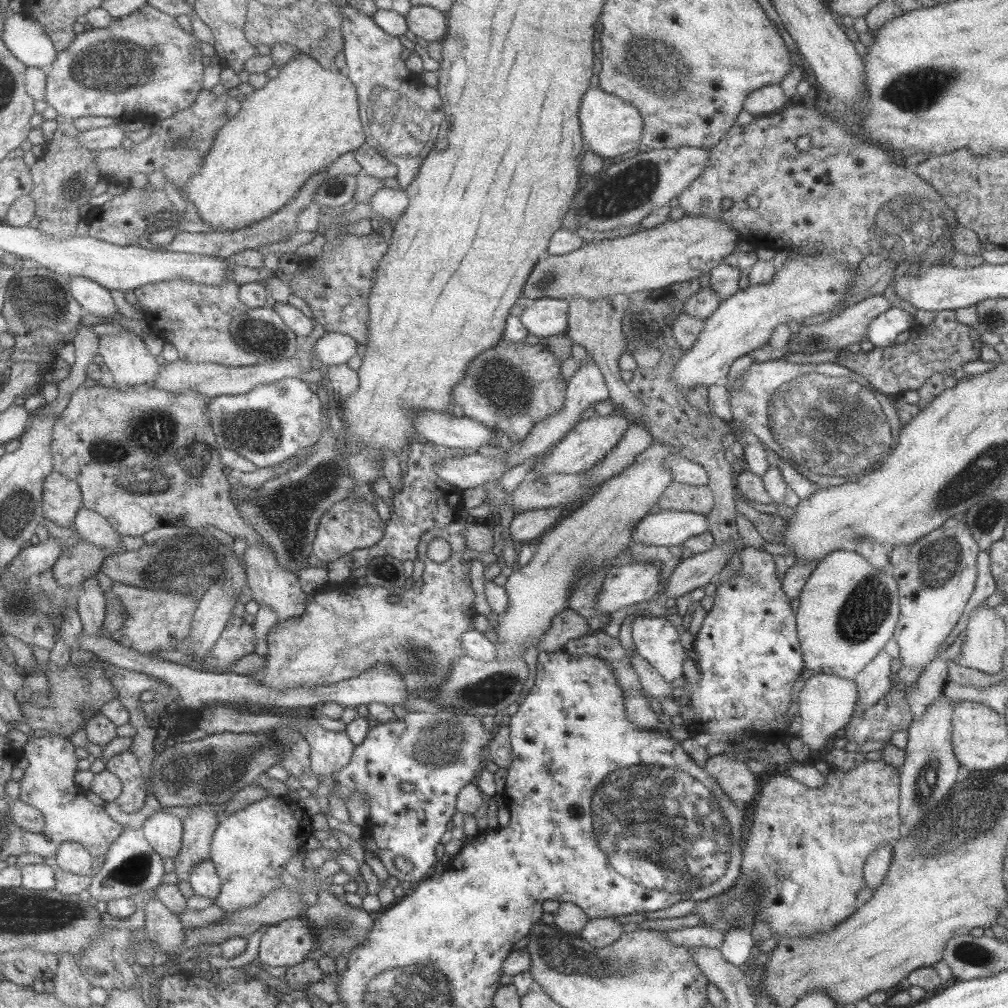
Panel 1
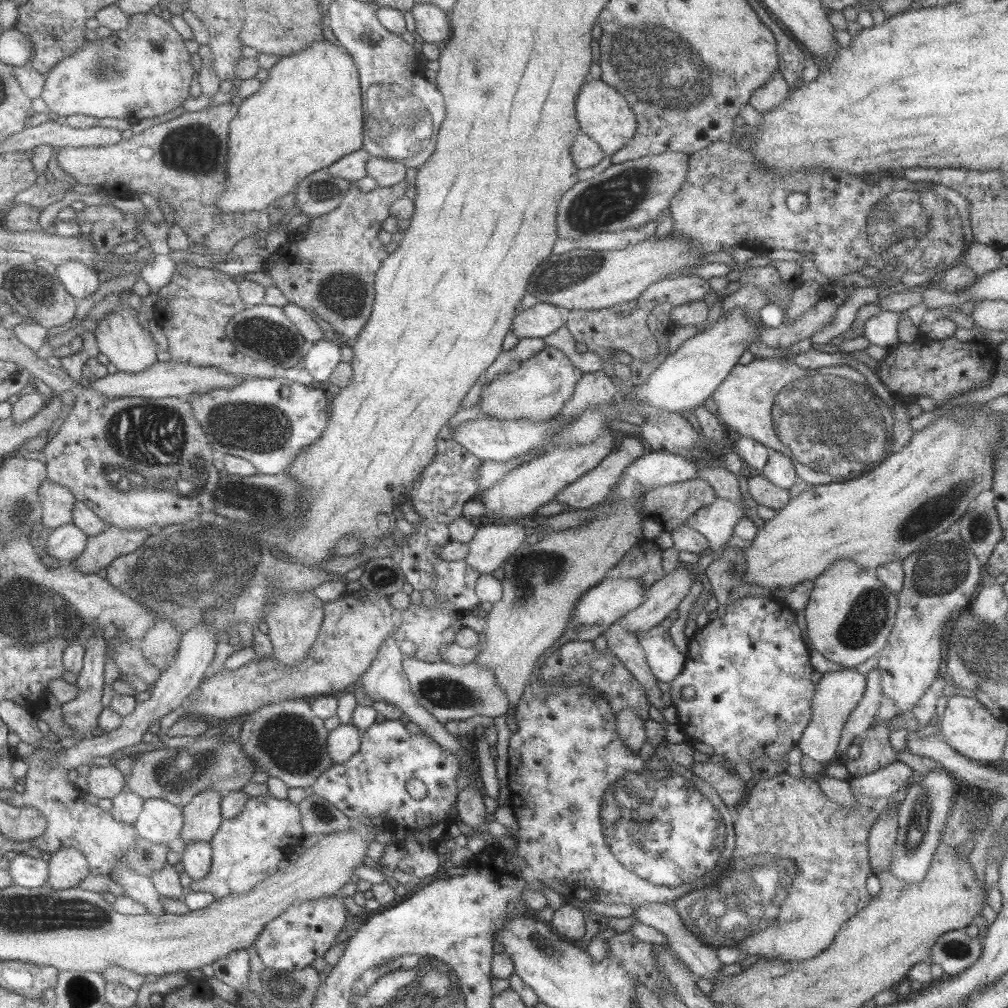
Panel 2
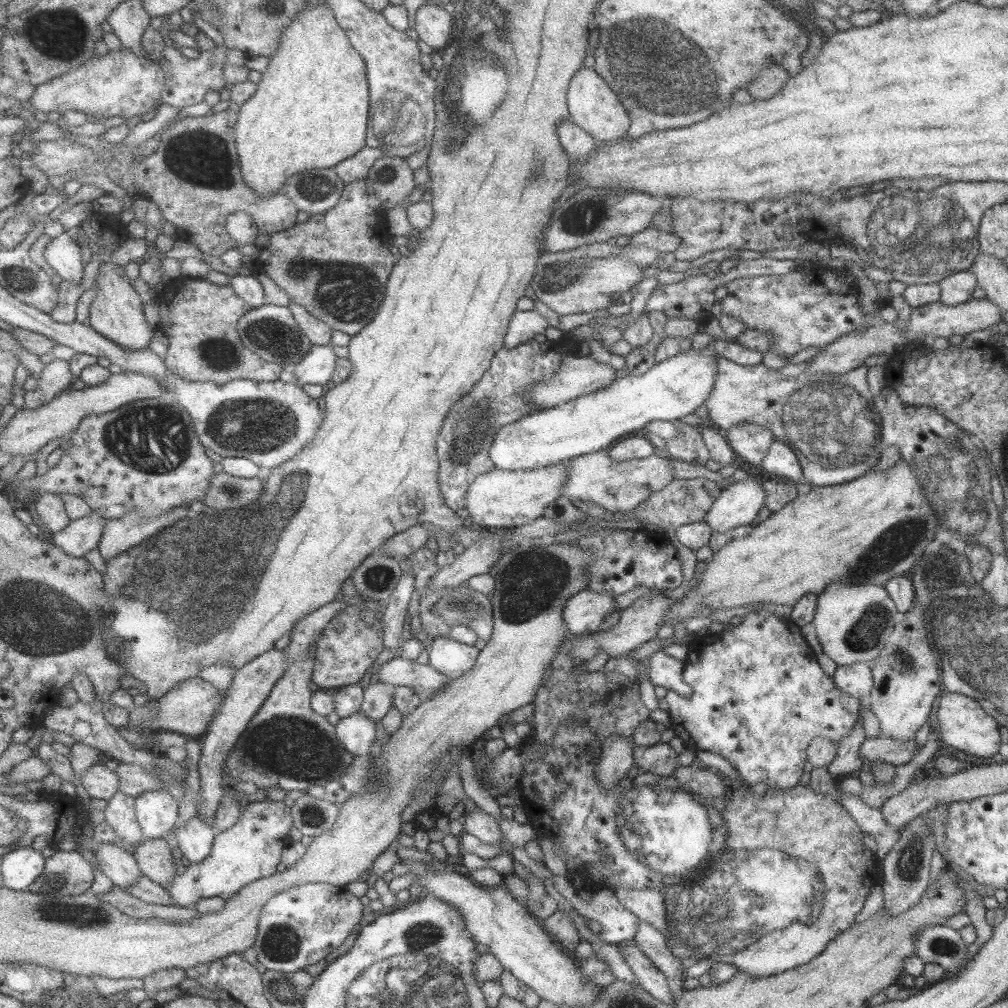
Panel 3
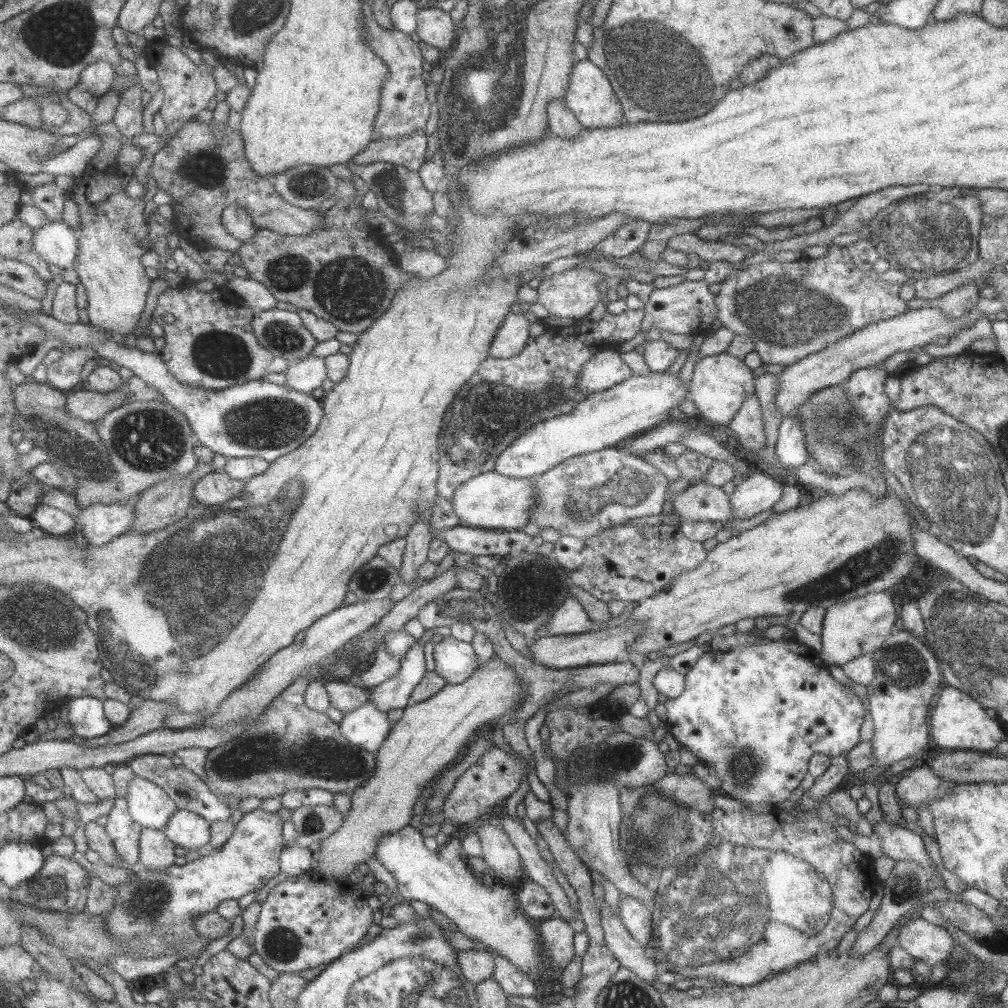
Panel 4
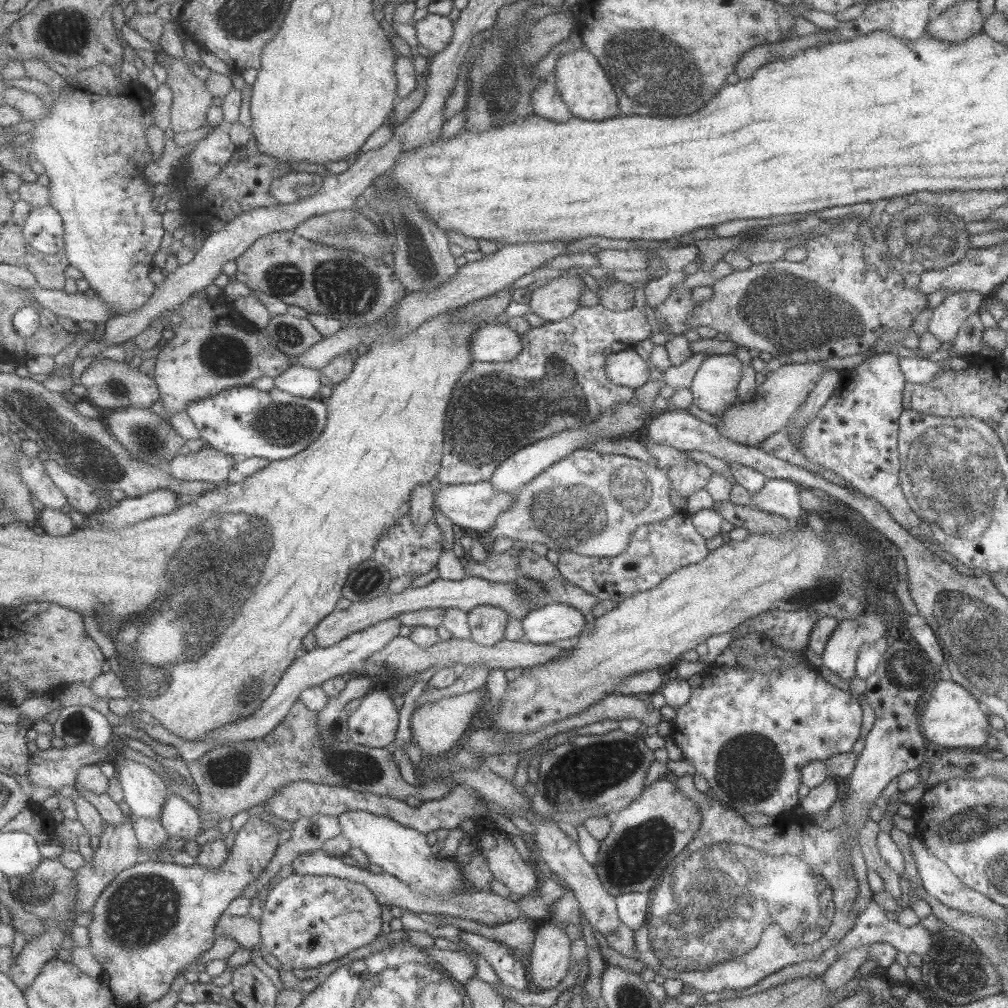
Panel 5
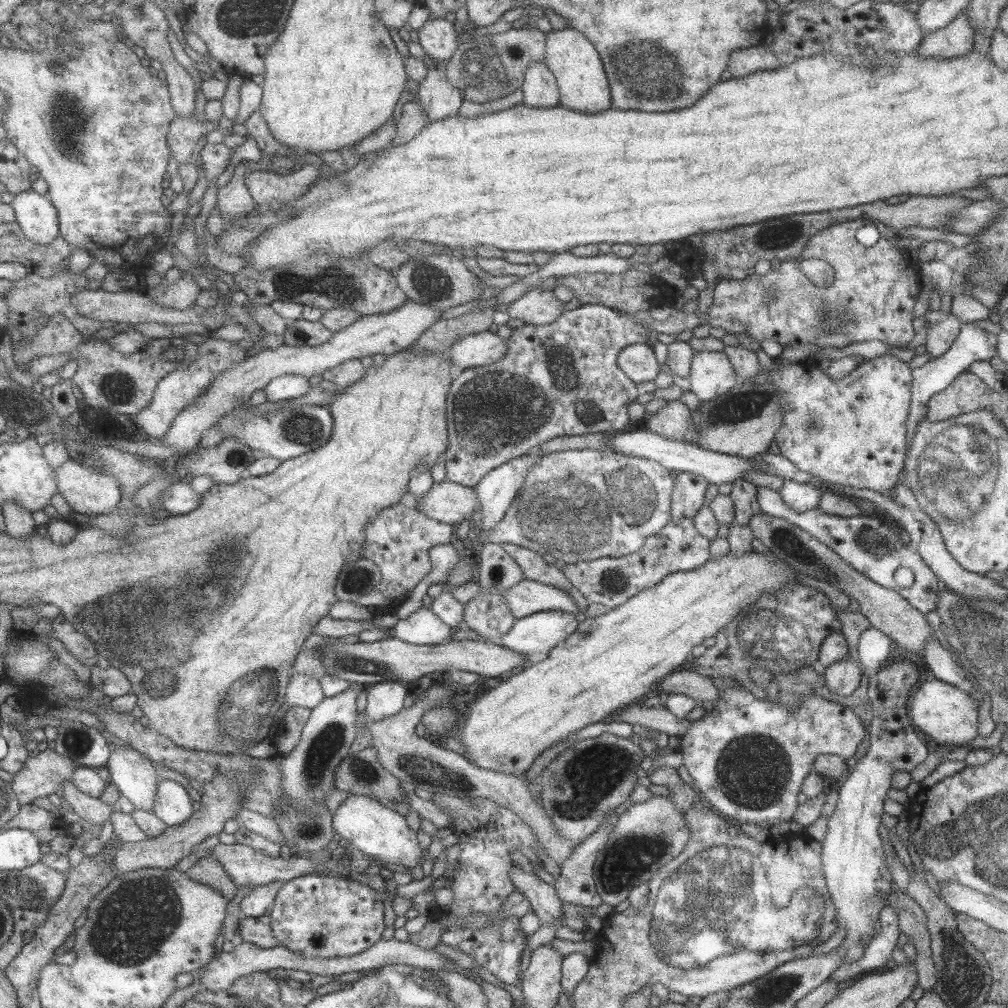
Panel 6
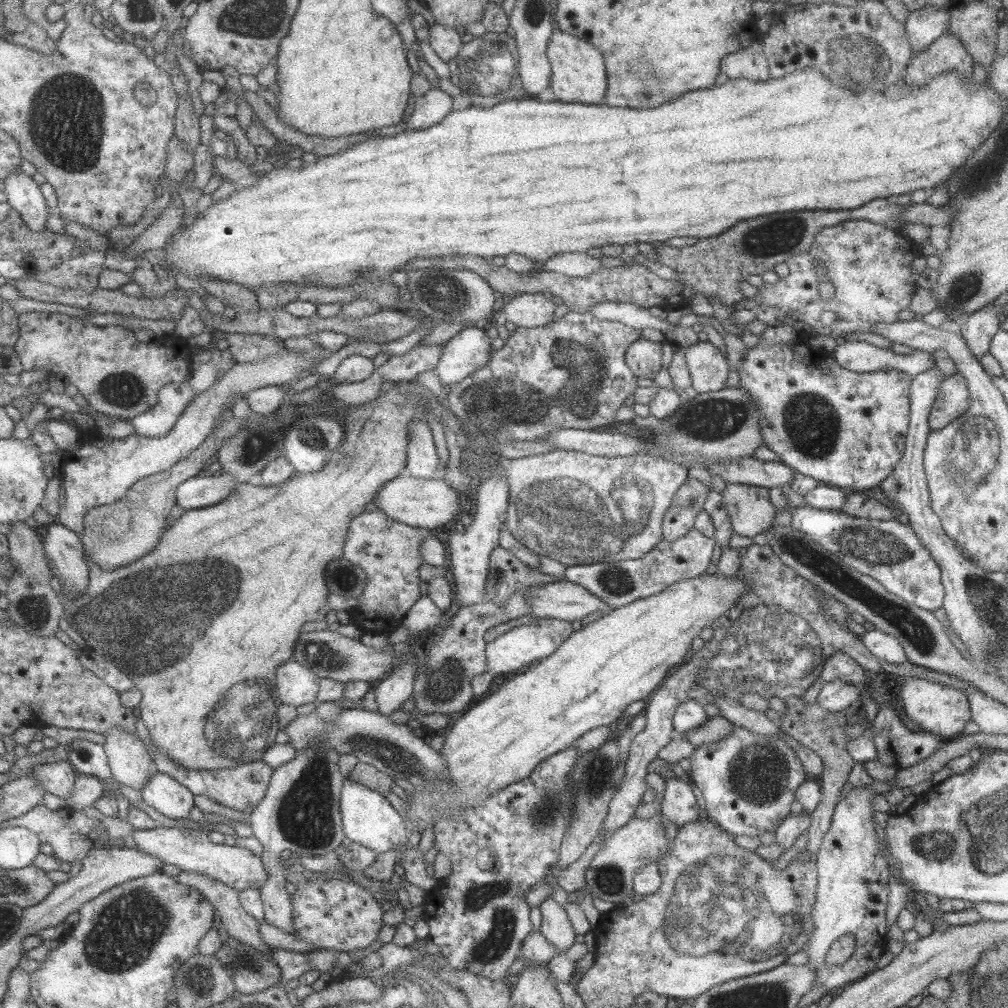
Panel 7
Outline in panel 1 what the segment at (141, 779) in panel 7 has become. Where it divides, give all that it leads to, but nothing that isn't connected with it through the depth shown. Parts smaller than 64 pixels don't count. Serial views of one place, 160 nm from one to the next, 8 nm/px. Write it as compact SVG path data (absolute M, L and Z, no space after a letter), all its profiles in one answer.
M157 810L141 826L147 843L161 859L173 859L182 847L182 820Z

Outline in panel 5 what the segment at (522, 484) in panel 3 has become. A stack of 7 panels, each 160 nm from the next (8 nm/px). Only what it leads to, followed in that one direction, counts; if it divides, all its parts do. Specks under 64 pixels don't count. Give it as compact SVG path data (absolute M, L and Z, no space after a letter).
M489 481L443 485L434 493L433 508L437 509L437 512L447 517L453 524L461 528L469 528L477 534L484 534L493 528L497 516L511 509L515 496L507 494L507 492L495 492L491 486Z

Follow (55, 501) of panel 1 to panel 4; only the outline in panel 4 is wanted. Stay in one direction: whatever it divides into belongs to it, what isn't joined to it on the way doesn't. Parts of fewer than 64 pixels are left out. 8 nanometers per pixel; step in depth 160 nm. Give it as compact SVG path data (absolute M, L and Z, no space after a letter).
M44 503L37 508L30 519L45 535L72 535L76 529L76 519L73 515Z

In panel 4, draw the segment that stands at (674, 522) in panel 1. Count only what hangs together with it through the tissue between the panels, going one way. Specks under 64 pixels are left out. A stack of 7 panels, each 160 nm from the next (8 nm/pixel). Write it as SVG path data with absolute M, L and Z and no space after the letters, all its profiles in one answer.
M754 470L742 482L735 485L734 492L729 495L731 517L735 520L745 520L764 511L779 500L783 484L778 479L767 477L760 470Z

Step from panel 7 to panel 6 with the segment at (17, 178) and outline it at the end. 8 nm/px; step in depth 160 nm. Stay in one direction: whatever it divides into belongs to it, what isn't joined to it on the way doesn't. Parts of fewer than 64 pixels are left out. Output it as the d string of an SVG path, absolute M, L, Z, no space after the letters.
M28 190L15 195L12 201L18 223L25 236L41 245L51 245L62 236L58 208L48 195Z

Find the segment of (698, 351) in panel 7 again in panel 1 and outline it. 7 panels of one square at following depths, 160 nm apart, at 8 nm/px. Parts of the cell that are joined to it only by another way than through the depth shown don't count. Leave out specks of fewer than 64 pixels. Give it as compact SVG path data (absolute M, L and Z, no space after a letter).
M782 359L752 362L739 377L739 383L726 386L726 389L732 419L761 446L770 448L821 489L859 480L864 474L880 468L896 447L902 428L891 402L894 396L880 393L859 374L831 362L791 364Z

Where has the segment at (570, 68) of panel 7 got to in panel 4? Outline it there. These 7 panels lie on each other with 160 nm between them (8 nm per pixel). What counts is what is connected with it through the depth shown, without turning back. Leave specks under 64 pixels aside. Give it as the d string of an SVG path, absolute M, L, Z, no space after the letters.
M588 58L576 60L573 63L563 100L582 128L611 128L625 124L622 106L613 92L610 82L604 72Z

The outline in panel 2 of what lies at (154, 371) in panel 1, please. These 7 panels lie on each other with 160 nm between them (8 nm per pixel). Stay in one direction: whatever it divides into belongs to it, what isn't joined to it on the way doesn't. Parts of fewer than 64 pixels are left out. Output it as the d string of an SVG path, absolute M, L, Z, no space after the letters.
M119 305L115 312L112 312L99 321L95 330L95 338L98 348L105 354L117 370L123 373L143 373L155 362L155 344L151 340L151 334L141 328L135 320L137 310L130 306Z

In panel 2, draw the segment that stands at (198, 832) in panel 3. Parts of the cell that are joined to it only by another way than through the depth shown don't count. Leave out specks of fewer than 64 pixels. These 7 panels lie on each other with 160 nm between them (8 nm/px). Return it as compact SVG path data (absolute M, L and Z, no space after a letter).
M193 841L178 850L183 871L191 881L199 881L209 873L212 851L209 843Z

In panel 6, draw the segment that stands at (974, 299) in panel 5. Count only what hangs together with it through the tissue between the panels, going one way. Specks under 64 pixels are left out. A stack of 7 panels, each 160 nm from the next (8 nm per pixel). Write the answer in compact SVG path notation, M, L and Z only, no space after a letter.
M927 311L921 316L926 329L926 353L933 357L945 354L960 331L960 322L951 311Z

